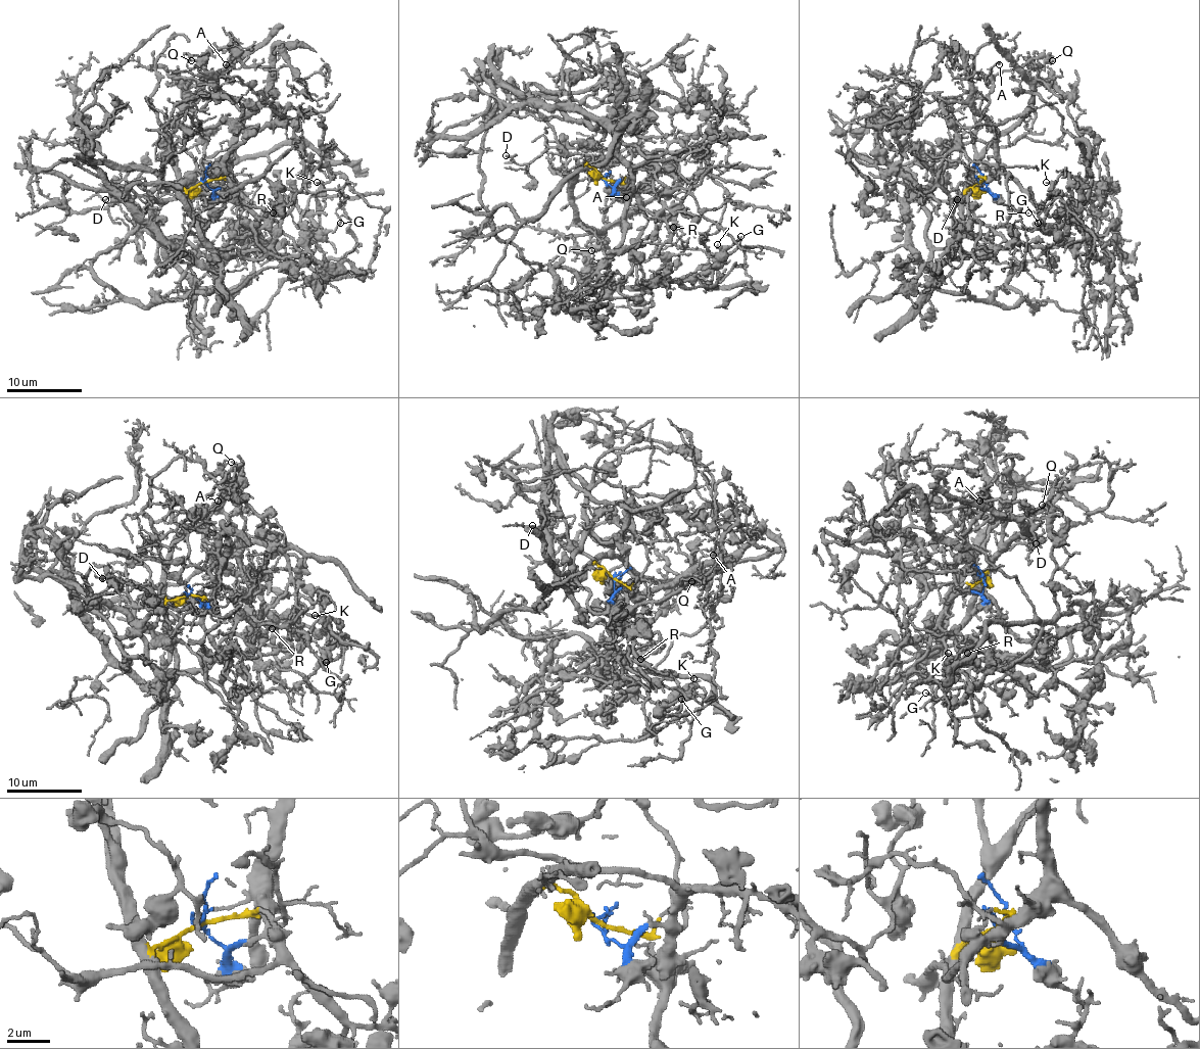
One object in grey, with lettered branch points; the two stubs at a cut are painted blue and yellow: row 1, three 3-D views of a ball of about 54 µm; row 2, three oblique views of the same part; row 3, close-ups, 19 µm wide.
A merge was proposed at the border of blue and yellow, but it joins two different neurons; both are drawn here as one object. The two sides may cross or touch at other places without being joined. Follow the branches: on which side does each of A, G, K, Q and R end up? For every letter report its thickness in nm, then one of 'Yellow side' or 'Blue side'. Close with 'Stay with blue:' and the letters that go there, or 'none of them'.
A: Thickness 100 nm. Blue side
G: Thickness 140 nm. Blue side
K: Thickness 150 nm. Blue side
Q: Thickness 110 nm. Blue side
R: Thickness 120 nm. Blue side
Stay with blue: A, G, K, Q, R

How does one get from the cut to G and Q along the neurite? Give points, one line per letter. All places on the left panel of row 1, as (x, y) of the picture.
G: (203, 182), (228, 175), (217, 213), (226, 173), (254, 202), (290, 201), (319, 231), (341, 224)
Q: (203, 182), (212, 189), (228, 182), (228, 148), (241, 110), (206, 74), (204, 57), (191, 60)

